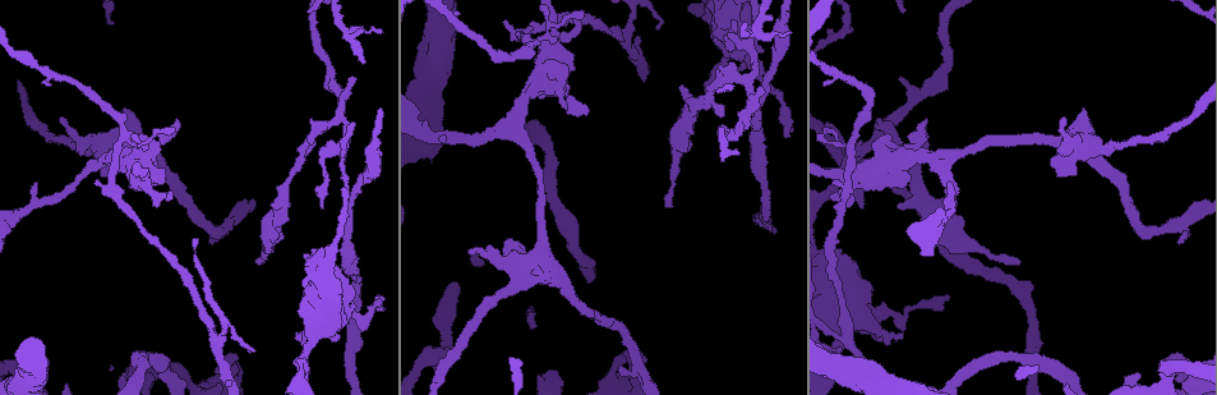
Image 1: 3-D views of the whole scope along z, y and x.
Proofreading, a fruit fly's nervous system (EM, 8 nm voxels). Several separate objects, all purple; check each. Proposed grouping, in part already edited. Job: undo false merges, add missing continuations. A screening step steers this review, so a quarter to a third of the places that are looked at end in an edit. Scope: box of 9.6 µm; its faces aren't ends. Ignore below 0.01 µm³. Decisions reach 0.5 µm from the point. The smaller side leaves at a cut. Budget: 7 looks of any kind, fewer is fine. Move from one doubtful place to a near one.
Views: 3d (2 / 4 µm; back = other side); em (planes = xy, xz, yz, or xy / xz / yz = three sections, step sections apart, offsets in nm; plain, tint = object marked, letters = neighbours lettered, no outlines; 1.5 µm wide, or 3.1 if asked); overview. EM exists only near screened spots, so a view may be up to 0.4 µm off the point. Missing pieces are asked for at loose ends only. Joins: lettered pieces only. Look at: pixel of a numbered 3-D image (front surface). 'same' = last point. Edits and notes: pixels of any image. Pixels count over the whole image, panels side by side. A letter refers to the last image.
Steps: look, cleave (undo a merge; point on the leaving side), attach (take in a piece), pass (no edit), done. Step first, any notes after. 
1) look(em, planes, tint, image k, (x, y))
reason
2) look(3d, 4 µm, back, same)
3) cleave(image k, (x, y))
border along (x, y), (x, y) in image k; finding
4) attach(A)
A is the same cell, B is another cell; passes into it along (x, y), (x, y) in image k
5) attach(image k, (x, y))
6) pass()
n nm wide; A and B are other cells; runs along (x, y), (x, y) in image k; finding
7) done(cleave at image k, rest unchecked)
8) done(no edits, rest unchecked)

look(em, xz, step 8, letters, image 1, (297, 333))
branch stops here

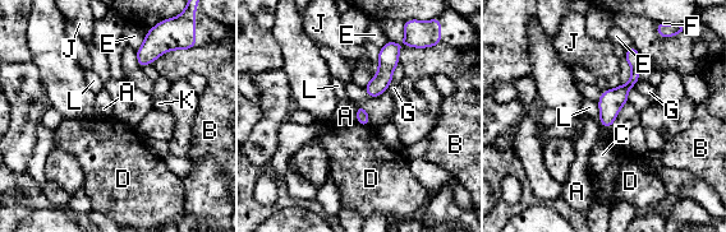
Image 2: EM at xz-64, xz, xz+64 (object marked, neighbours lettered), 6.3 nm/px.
pass()
A, B, C, D, E, F, G, J, K and L are other cells; border along (357, 123), (370, 126) in image 2; none of them fits

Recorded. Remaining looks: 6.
look(em, xy, step 8, tint, image 1, (220, 383))
branch stops here

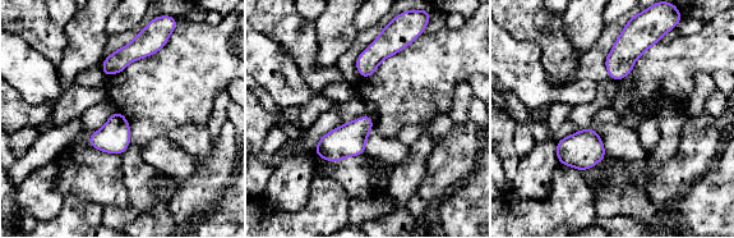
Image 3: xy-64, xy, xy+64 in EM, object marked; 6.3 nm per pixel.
look(em, planes, letters, same)

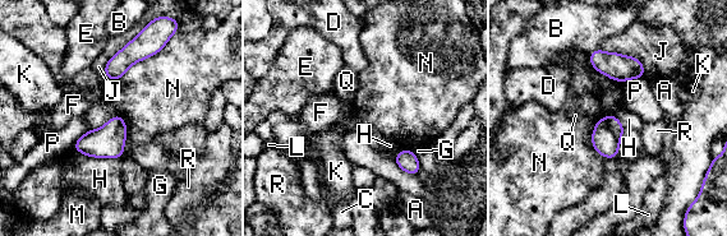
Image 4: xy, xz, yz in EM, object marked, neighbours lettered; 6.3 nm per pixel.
pass()
A, B, C, D, E, F, G, H, J, K, L, M, N, P, Q and R are other cells; none of them fits

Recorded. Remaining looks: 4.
look(em, planes, letters, image 1, (787, 136))
thin end

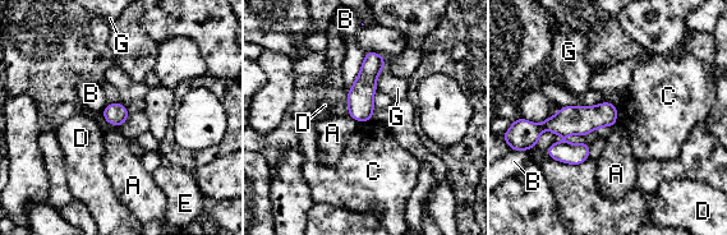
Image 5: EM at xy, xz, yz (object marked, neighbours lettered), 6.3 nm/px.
pass()
A, B, C, D, E and G are other cells; runs along (613, 110), (535, 129) in image 5; none of them fits

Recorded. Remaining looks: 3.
done(no edits, rest unchecked)

